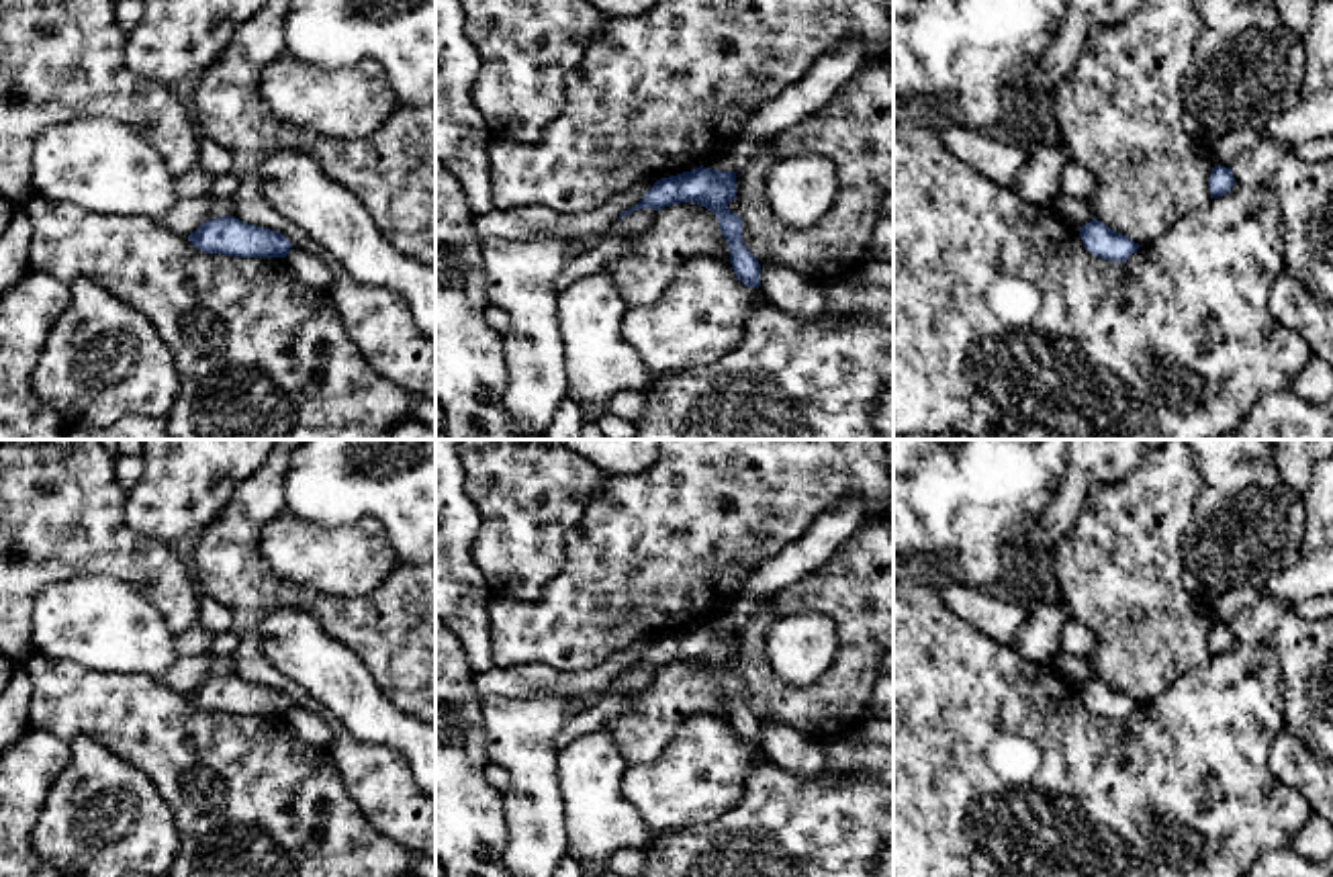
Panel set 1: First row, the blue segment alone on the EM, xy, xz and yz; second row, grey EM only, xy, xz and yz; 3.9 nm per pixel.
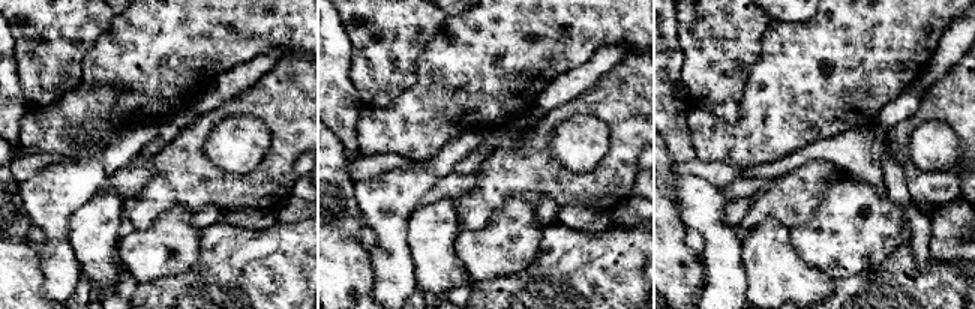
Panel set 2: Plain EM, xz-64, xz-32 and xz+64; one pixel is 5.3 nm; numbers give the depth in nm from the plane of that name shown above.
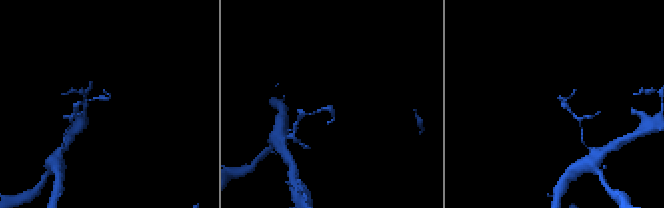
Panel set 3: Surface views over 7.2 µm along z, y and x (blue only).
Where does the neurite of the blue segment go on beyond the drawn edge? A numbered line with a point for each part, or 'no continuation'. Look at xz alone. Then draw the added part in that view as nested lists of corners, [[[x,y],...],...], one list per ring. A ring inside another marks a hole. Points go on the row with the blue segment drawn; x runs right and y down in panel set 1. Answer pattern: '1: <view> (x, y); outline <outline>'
1: xz (741, 152); outline [[[773,135],[773,137],[736,139],[726,149],[722,149],[714,157],[705,159],[701,166],[709,168],[709,170],[738,172],[759,151],[763,151],[775,137],[777,135]]]

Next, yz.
no continuation

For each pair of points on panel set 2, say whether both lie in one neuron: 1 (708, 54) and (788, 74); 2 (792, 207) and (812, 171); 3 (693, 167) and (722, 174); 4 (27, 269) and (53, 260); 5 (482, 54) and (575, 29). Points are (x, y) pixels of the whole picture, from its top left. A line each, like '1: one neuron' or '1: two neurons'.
1: two neurons
2: one neuron
3: one neuron
4: two neurons
5: one neuron

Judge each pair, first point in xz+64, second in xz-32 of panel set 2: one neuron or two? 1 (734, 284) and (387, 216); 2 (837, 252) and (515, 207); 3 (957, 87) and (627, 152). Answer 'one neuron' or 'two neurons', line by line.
1: one neuron
2: one neuron
3: one neuron

